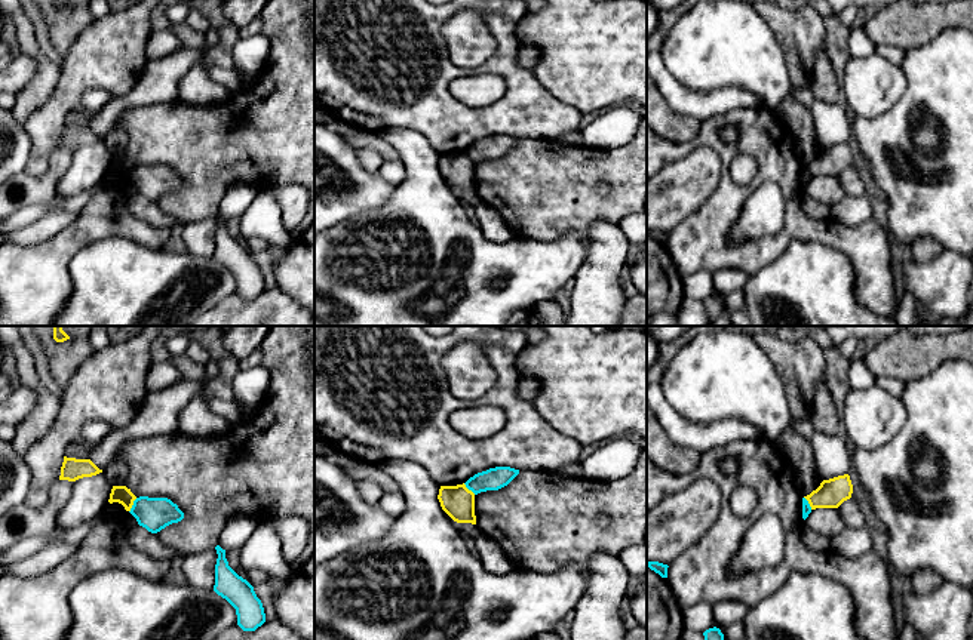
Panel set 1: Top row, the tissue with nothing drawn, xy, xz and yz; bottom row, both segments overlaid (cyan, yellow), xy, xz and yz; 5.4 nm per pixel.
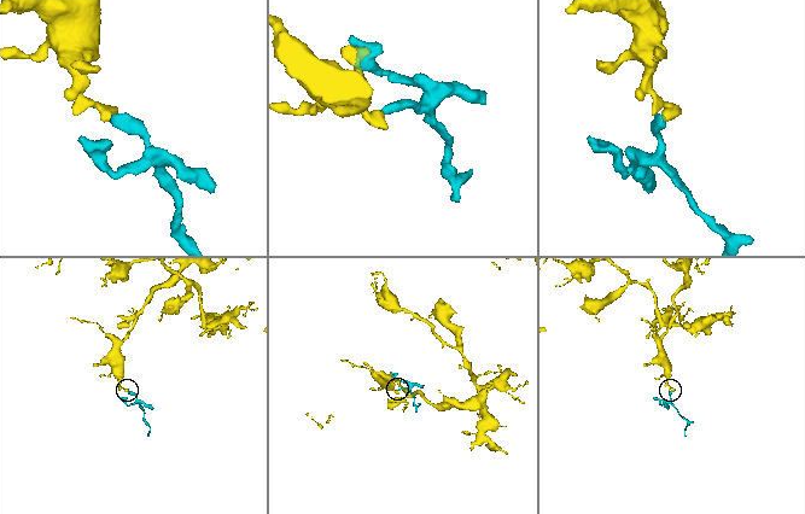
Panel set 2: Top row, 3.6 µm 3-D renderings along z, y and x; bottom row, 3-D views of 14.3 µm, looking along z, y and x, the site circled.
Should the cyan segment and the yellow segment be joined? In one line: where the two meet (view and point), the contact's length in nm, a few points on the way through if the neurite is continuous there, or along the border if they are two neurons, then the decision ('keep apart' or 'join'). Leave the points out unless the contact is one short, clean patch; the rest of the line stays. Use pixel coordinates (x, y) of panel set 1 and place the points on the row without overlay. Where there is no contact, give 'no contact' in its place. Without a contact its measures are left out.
xy (132, 174) | 90 nm | along xy (137, 166), (129, 180) | keep apart

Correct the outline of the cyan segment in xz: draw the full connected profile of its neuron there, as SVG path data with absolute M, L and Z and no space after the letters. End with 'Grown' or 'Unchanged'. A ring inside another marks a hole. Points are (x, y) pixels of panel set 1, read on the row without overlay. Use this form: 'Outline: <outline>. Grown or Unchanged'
Outline: M495 135L475 142L464 153L469 159L478 163L481 160L498 159L507 154L518 142L519 138L510 135Z. Unchanged

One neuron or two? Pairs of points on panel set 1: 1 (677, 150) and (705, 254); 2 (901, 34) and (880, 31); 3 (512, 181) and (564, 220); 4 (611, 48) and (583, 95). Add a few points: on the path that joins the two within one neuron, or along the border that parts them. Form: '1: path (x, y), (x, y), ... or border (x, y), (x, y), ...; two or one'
1: path (714, 142), (726, 154), (726, 203), (715, 217); one
2: path (896, 31), (884, 31); one
3: path (525, 184), (551, 206); one
4: path (599, 60), (589, 70), (588, 83); one

